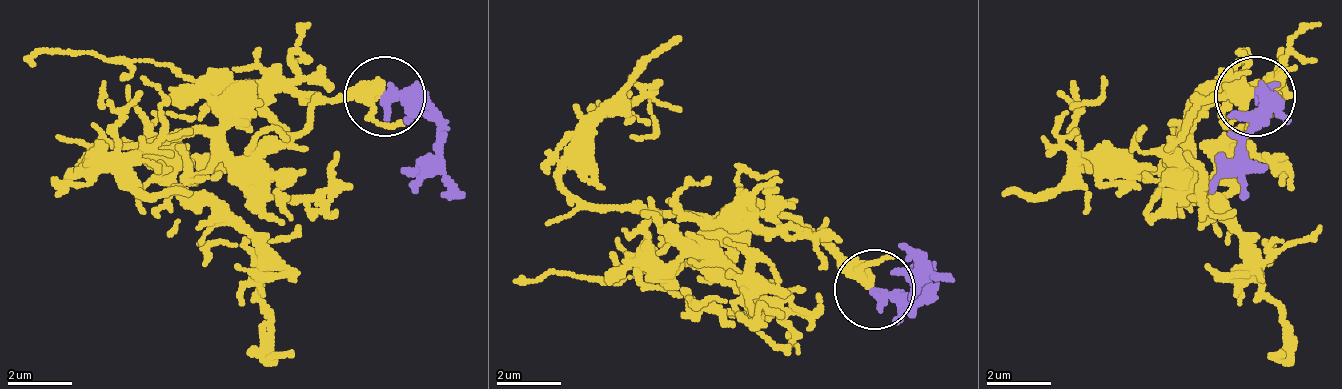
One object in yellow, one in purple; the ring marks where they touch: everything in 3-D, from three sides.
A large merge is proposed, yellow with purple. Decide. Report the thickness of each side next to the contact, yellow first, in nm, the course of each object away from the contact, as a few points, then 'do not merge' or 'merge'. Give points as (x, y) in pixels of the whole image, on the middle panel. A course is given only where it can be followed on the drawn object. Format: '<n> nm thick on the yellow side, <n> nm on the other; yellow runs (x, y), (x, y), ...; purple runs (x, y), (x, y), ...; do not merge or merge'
360 nm thick on the yellow side, 400 nm on the other; yellow runs (872, 291), (768, 211), (591, 211), (567, 186), (591, 130), (631, 114), (647, 90), (655, 130), (631, 138); purple runs (872, 291), (896, 291), (928, 283), (928, 267), (904, 243); merge

